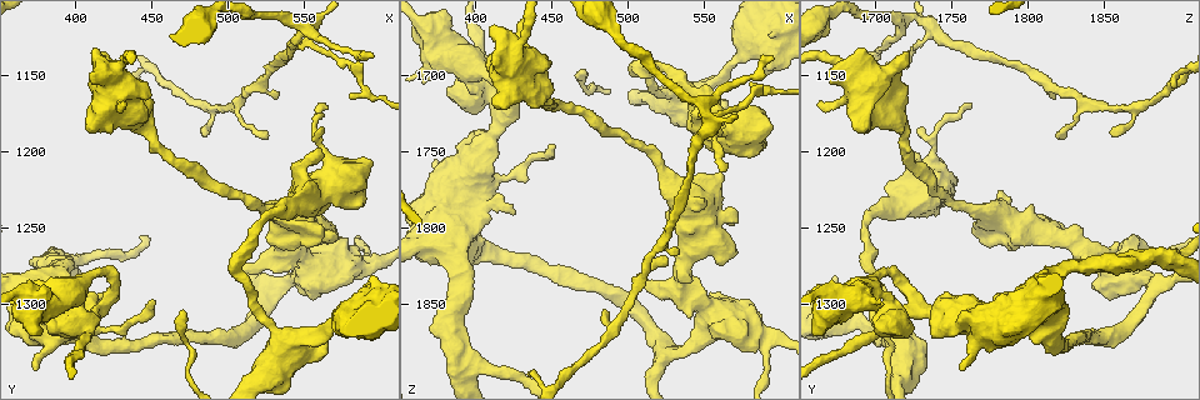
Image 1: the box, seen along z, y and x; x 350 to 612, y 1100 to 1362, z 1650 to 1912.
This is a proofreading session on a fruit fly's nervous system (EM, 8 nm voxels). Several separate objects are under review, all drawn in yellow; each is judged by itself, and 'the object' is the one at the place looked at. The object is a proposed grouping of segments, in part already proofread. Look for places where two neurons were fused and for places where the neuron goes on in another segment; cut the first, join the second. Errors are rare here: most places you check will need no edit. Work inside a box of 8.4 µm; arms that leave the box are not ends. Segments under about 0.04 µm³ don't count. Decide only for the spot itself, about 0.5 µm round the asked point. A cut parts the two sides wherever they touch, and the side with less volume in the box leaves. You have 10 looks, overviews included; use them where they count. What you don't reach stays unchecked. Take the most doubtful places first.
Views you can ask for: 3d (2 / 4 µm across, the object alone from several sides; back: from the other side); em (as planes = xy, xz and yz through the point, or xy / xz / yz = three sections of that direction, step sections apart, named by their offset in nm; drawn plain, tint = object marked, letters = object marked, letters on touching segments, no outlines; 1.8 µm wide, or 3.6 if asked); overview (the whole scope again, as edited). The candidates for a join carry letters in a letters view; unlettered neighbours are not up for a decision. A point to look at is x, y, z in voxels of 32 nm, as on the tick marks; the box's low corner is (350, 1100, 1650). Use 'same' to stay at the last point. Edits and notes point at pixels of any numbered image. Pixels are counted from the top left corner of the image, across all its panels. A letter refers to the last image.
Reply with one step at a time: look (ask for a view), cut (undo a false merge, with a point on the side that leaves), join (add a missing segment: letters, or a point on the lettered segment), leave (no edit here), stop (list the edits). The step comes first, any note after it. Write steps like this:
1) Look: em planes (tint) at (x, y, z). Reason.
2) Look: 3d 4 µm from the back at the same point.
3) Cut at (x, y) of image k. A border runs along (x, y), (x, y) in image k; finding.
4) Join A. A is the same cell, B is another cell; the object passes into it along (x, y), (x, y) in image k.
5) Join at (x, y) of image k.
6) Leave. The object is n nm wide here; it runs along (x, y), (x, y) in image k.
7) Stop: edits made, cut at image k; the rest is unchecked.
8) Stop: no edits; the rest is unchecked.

Look: em xz step 8 (letters) at (402, 1308, 1710). Thin neck.

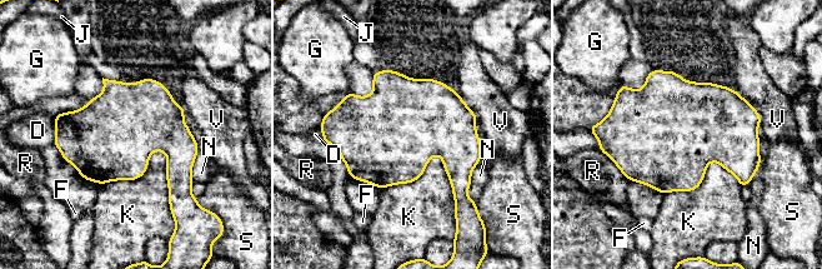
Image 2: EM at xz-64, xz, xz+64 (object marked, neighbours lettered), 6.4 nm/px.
Leave. D, F, G, J, K, N, R, S and V are other cells; continuous, no second neuron.

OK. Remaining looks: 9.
Look: em 3.6 µm planes (letters) at (488, 1188, 1854). Tapers out.

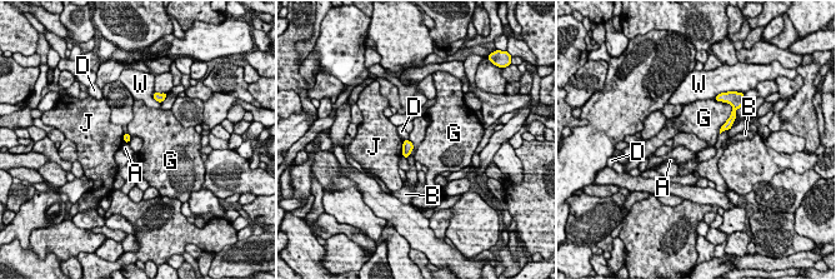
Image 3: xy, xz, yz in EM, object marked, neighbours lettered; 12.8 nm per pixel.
Leave. The longest contact is with G, 300 nm; A, B, D, G, J and W are other cells; a border runs along (730, 114), (719, 133) in image 3; none of them fits.

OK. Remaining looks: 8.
Look: em planes (letters) at (436, 1158, 1896). Thin end.

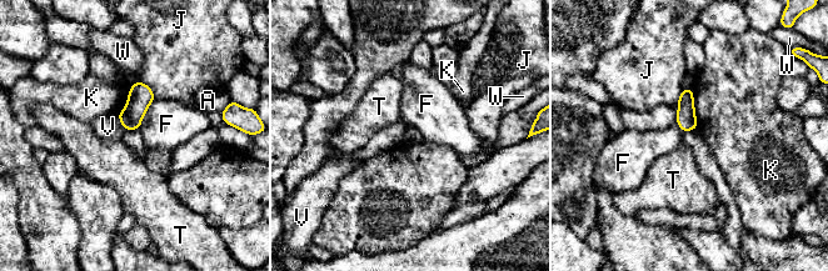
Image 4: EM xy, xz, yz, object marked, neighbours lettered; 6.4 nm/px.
Leave. A, F, J, K, T, V and W are other cells; a border runs along (116, 114), (120, 124), (126, 130) in image 4; none of them fits.

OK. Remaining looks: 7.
Look: em 3.6 µm xy step 8 (tint) at (540, 1246, 1804). Thin neck.

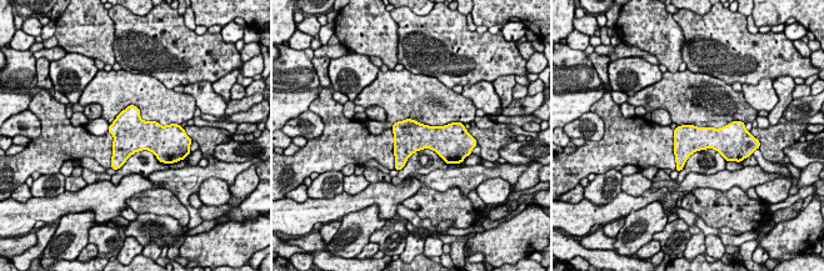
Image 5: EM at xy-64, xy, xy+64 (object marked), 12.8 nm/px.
Look: em 3.6 µm xy step 8 (letters) at the same point. What lies round it.

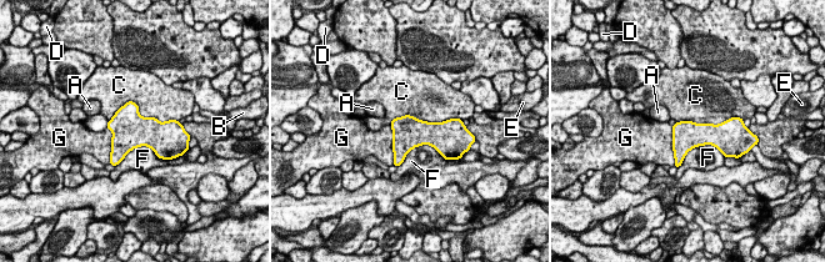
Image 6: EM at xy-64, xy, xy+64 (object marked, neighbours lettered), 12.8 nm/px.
Leave. The object is 380 nm wide here; A, B, C, D, E, F and G are other cells; a border runs along (109, 119), (133, 101), (171, 120) in image 6; one neuron here.

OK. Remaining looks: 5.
Stop: no edits; the rest is unchecked.

